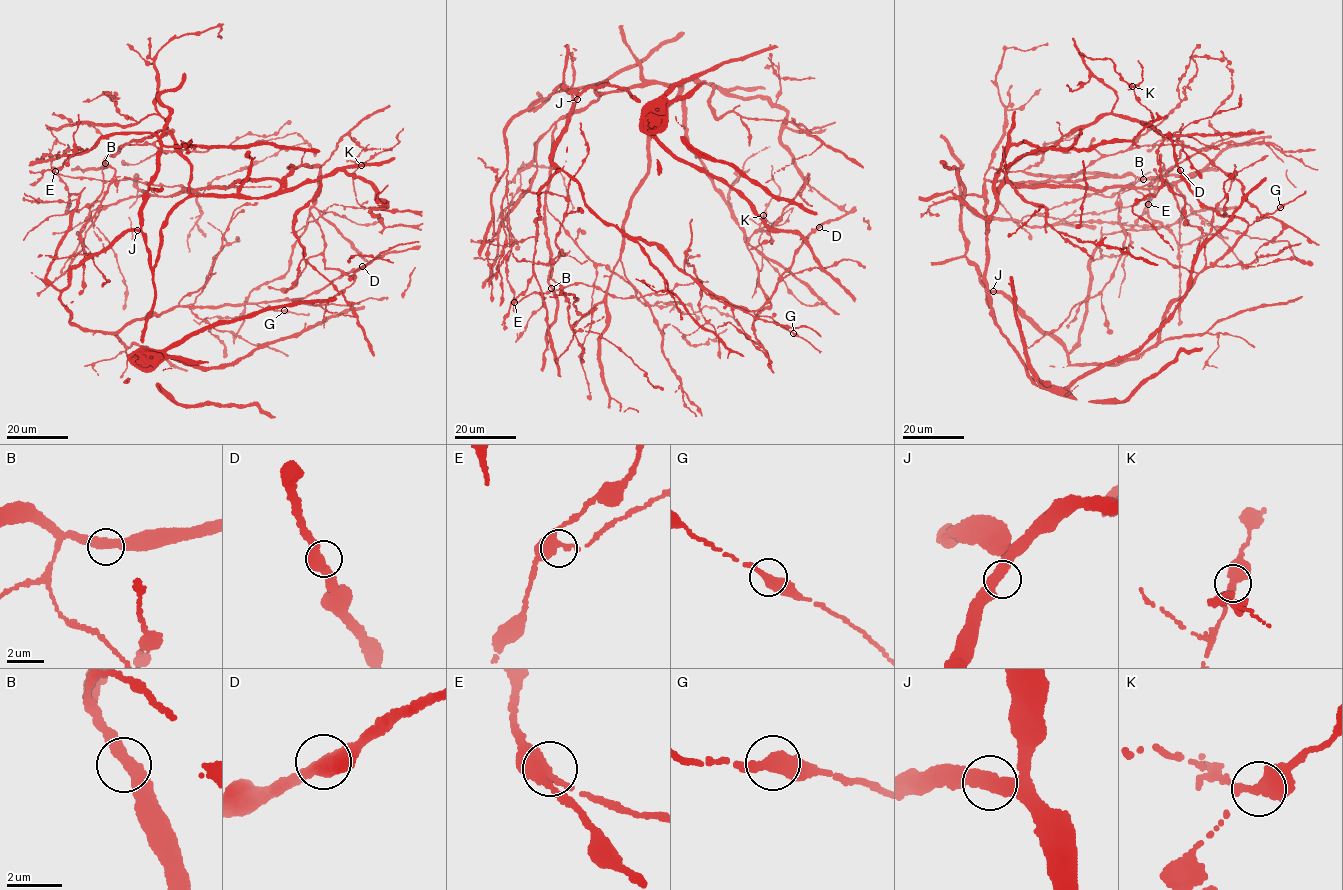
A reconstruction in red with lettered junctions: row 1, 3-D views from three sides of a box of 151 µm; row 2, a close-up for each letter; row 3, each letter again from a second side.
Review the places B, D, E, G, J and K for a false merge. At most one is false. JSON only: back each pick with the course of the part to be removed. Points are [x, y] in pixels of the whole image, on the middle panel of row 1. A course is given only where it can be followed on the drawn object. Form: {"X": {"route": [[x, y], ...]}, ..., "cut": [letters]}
{"K": {"route": [[763, 215], [761, 218], [778, 226], [792, 208], [759, 236], [762, 268], [752, 297]]}, "cut": ["K"]}

